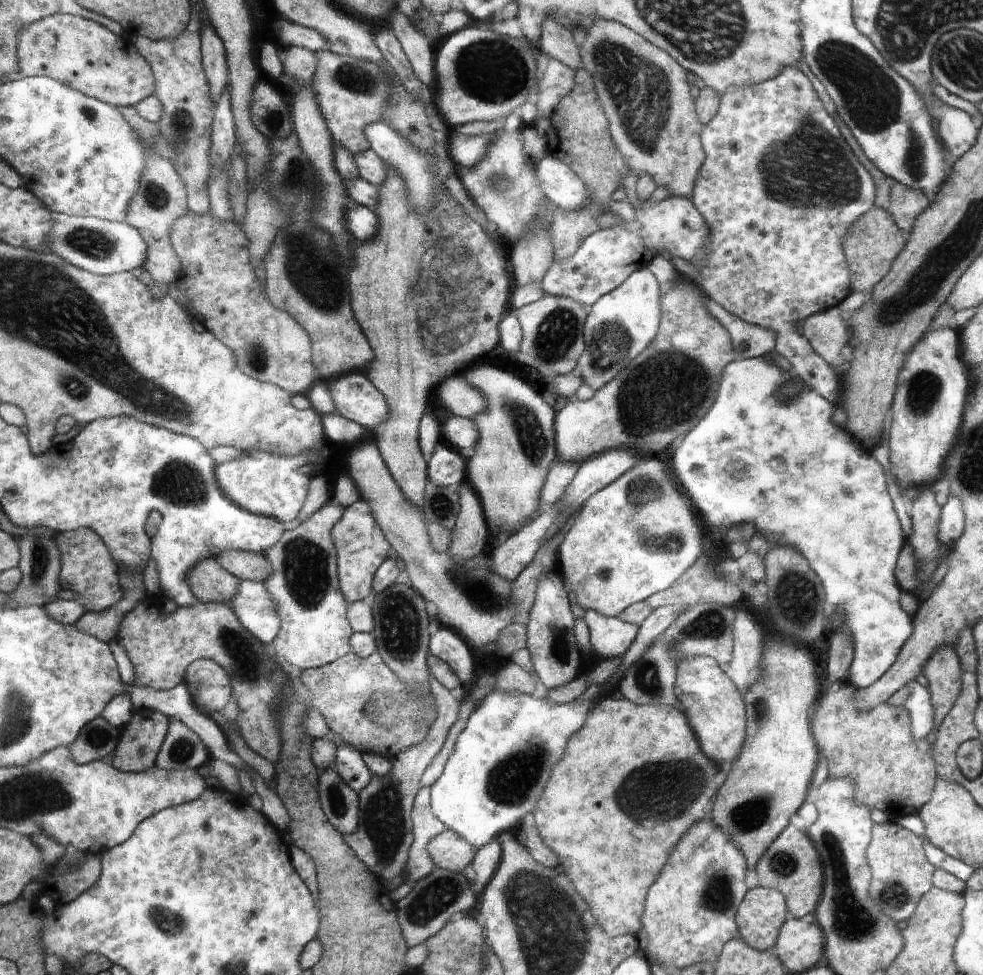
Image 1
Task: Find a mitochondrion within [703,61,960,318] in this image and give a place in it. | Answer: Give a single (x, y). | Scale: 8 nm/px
(813, 170)

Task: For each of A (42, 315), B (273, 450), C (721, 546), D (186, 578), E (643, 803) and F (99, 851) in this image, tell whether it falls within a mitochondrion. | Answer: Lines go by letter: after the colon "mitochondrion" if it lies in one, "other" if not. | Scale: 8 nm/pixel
A: mitochondrion
B: other
C: other
D: other
E: mitochondrion
F: other

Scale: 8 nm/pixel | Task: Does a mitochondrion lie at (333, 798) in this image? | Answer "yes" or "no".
yes

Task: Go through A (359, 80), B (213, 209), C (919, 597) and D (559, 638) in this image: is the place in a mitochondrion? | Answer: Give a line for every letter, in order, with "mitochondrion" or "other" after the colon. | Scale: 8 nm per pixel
A: mitochondrion
B: other
C: other
D: mitochondrion

